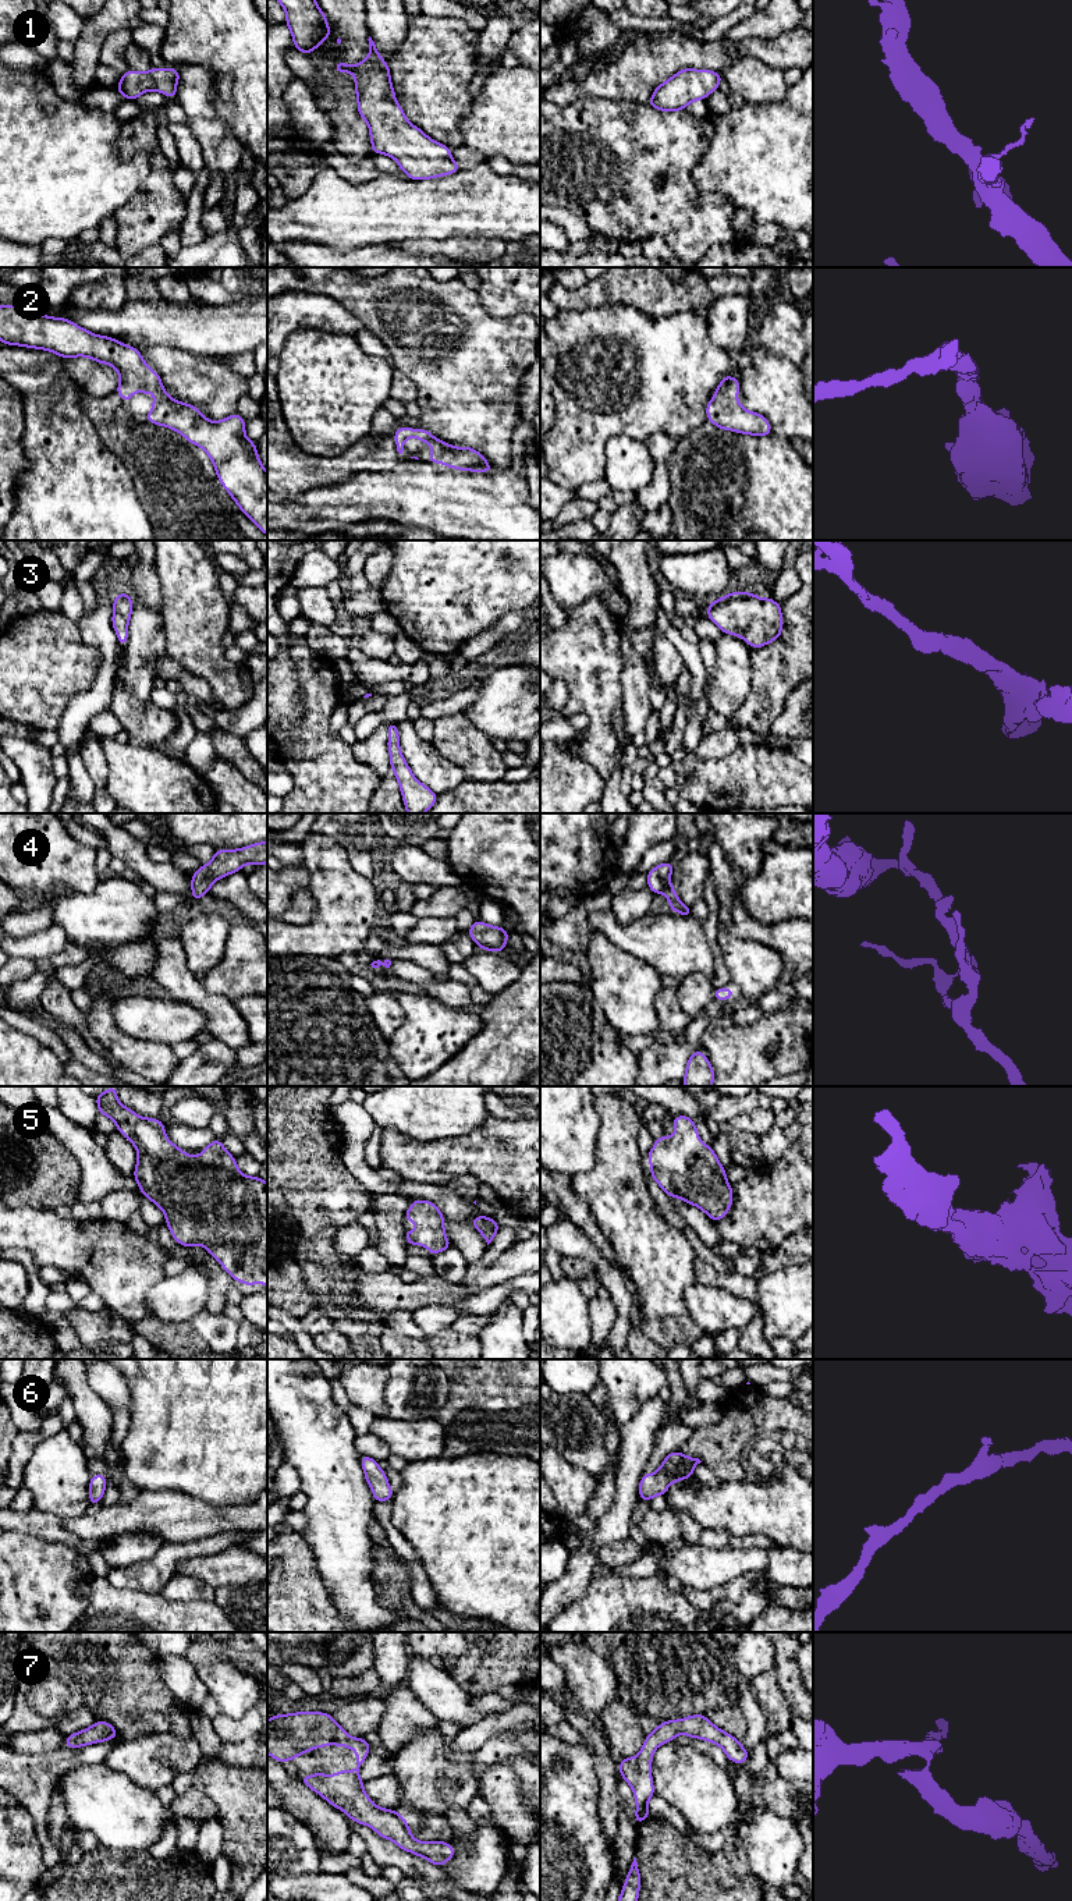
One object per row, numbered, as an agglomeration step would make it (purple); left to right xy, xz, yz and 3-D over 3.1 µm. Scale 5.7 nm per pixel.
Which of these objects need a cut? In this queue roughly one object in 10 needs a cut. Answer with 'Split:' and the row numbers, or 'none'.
Split: none

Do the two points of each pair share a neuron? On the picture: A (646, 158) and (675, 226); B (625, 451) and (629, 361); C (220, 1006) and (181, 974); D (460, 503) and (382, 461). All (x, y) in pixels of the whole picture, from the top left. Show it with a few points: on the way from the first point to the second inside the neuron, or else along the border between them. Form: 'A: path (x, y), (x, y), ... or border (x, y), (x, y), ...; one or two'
A: path (646, 174), (646, 184), (671, 209); one
B: border (641, 439), (613, 435), (606, 443), (604, 460); two
C: path (209, 1003), (188, 985); one
D: border (400, 454), (390, 470), (364, 471), (361, 474); two

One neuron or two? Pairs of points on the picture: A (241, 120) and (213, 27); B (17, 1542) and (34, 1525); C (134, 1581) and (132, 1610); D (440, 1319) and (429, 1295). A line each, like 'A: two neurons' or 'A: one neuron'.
A: one neuron
B: two neurons
C: two neurons
D: two neurons

